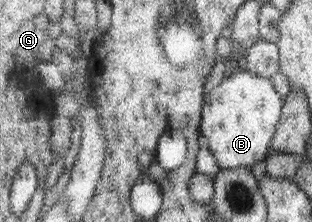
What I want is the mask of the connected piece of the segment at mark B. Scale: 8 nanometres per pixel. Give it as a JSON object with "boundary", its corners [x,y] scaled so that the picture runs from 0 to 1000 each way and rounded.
{"boundary":[[[776,324],[718,365],[654,432],[641,590],[715,761],[817,748],[849,725],[885,613],[910,486],[907,432],[862,347]]]}

